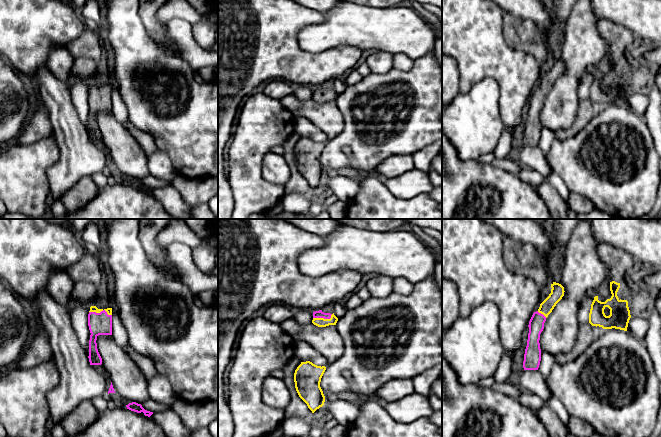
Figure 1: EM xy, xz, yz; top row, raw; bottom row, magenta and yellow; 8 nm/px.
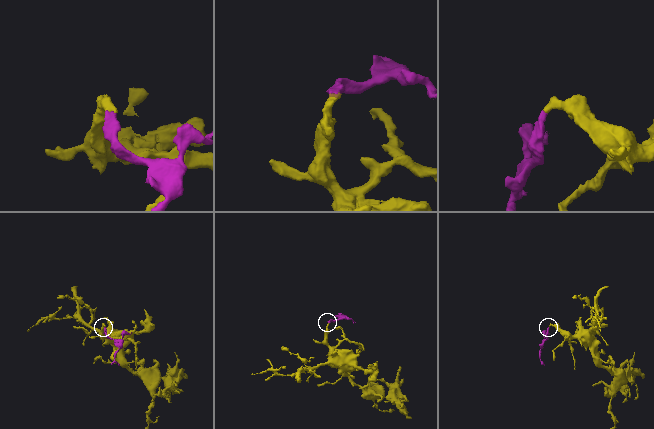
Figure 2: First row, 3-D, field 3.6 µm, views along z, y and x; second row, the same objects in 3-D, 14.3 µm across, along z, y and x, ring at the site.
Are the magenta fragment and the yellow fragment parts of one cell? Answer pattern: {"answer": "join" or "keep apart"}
{"answer": "join"}

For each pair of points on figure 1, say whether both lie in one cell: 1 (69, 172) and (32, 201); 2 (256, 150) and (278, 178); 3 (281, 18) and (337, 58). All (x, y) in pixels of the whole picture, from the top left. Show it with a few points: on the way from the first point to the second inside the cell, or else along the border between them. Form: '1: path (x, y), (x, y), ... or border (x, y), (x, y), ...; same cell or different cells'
1: border (53, 164), (47, 170), (50, 191); different cells
2: border (271, 151), (262, 165), (269, 182); different cells
3: path (281, 37), (305, 61), (318, 61); same cell

